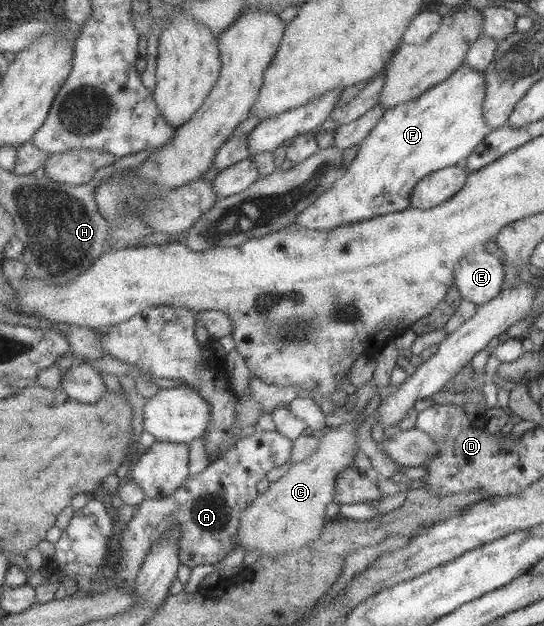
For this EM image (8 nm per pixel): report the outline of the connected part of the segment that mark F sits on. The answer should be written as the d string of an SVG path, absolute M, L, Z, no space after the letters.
M461 64L447 79L427 88L421 95L387 108L367 137L358 143L355 157L345 167L346 170L323 195L317 196L307 205L307 208L295 218L293 225L303 227L307 231L329 231L347 223L357 223L409 207L409 195L419 180L443 167L463 163L492 130L483 119L484 95L484 73L467 64Z

